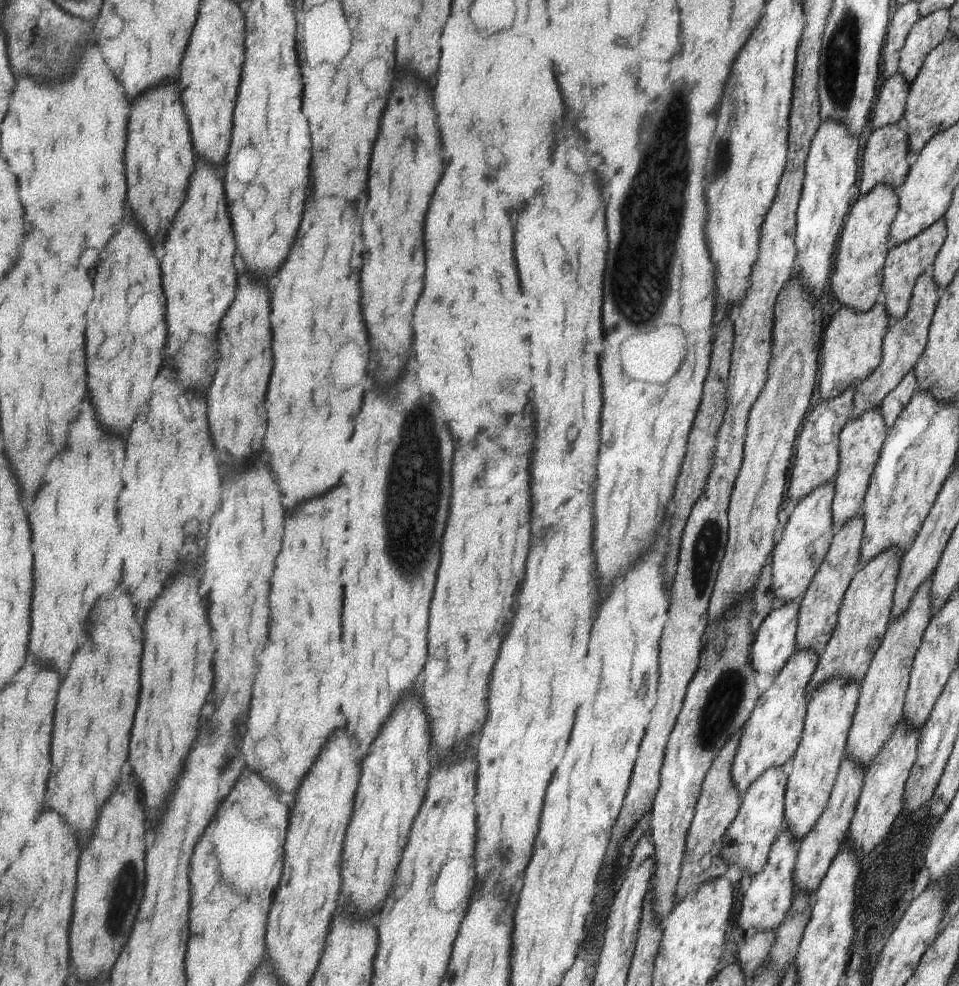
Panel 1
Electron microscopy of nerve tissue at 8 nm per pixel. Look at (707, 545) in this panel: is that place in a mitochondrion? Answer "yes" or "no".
yes

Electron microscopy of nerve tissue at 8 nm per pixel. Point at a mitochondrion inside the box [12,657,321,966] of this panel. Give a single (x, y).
(123, 899)

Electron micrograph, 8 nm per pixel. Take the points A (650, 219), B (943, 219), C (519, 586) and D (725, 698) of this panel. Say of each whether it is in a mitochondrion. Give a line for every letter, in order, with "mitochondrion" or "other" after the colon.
A: mitochondrion
B: other
C: other
D: mitochondrion

